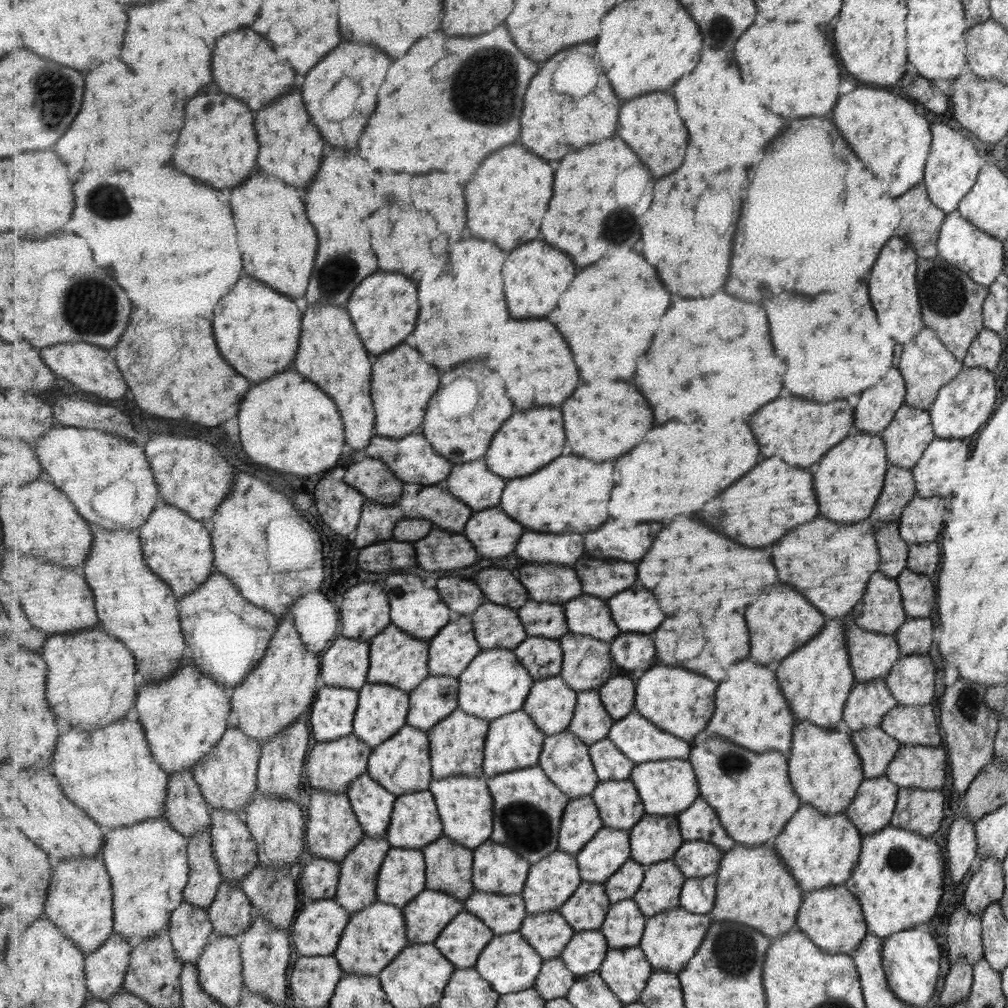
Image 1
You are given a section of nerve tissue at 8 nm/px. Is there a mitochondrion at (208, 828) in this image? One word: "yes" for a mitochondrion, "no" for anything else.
no

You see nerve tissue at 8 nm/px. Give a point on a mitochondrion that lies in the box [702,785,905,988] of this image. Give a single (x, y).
(735, 952)

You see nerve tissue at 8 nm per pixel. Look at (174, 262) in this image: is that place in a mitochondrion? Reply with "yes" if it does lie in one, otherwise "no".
no

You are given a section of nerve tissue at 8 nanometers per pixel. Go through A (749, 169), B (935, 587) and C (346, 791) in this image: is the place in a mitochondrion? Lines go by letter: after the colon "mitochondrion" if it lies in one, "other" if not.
A: other
B: other
C: other

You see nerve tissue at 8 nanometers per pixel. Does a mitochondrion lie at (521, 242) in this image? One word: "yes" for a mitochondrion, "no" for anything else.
no

